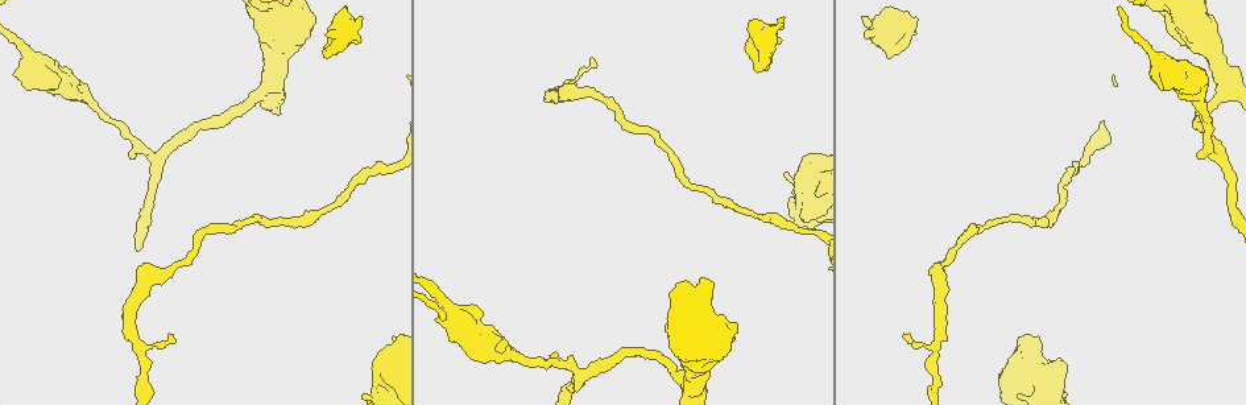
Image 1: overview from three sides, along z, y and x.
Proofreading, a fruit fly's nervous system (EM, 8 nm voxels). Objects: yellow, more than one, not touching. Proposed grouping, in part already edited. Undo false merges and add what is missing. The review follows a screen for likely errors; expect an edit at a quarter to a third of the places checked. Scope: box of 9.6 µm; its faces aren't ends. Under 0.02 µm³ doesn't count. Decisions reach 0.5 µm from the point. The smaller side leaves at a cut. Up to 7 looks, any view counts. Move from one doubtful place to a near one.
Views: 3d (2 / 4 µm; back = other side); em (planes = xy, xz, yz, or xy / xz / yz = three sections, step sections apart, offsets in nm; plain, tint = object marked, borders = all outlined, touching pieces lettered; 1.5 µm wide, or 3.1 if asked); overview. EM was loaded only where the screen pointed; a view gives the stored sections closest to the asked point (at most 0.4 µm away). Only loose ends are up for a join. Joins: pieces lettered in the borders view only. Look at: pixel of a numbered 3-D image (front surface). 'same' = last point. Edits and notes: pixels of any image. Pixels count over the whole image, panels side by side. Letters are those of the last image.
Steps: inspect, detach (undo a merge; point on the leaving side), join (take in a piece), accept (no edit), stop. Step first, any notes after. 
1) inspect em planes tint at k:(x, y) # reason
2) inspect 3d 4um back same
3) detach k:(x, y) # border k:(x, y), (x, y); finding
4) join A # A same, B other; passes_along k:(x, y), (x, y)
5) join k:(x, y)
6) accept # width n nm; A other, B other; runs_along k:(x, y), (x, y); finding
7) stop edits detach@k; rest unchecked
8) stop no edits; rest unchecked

inspect em planes borders at 1:(592, 59) # free end

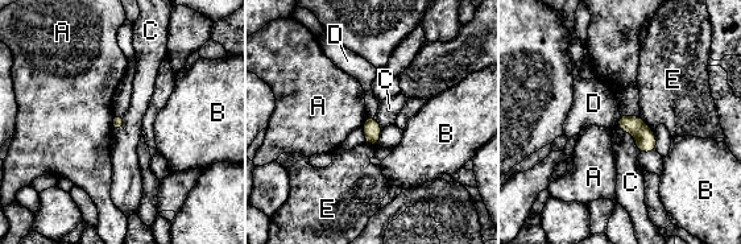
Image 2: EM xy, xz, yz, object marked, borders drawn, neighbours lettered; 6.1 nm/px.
accept # width 80 nm; A other, B other, C other, D other, E other; border 2:(616, 127), (633, 137), (640, 152); no lettered piece goes on from it

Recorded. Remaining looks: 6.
inspect 3d 4um at 1:(804, 219) # free end

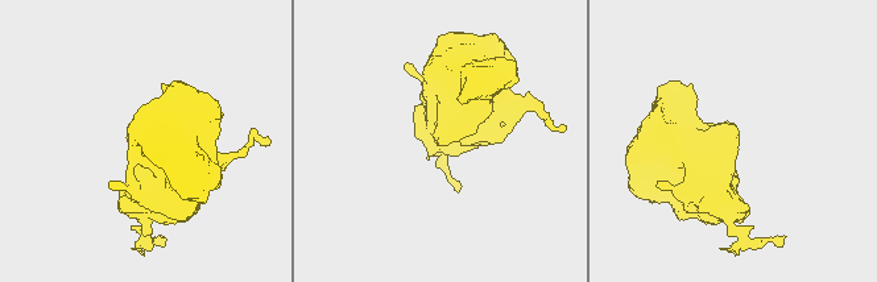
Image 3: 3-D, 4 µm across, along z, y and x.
inspect em planes borders at 3:(438, 142) # shape alone is not enough

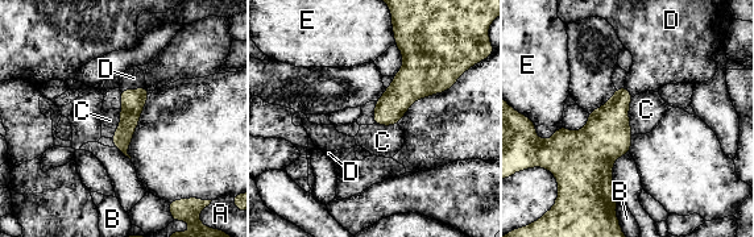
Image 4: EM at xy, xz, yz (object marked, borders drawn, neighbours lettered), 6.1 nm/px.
join D # longest_contact C 240 nm; A other, B other, C other, D same, E other; passes_along 4:(132, 100), (132, 90), (133, 78); it goes on there

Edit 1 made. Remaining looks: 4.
inspect overview

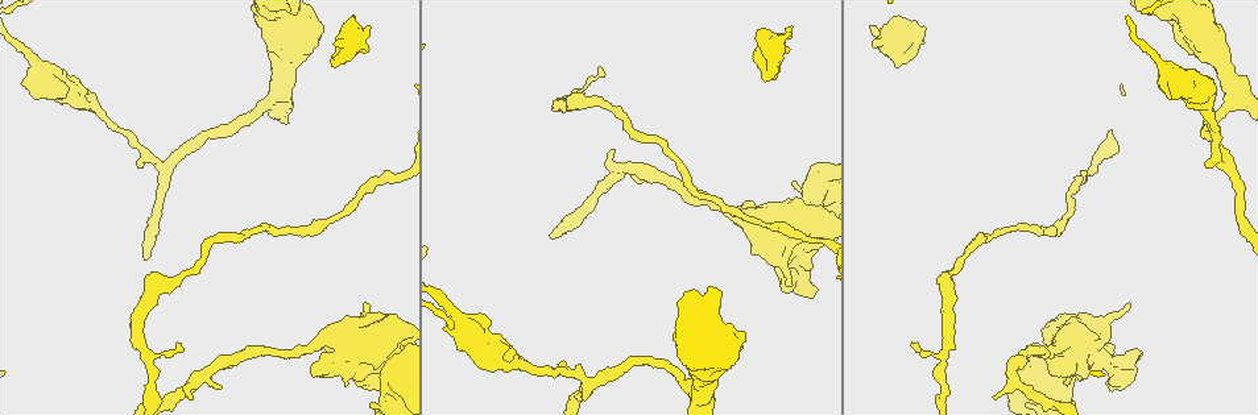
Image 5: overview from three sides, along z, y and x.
inspect em planes plain at 5:(590, 383) # arms part here

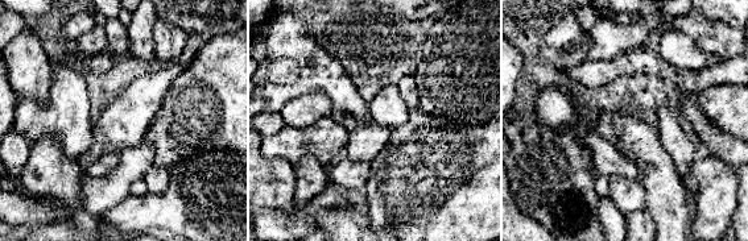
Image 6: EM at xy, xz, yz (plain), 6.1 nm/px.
inspect em planes tint same # with the object marked

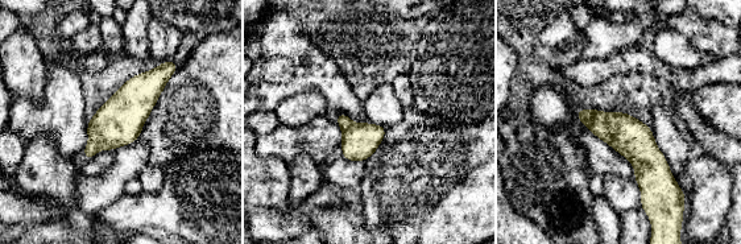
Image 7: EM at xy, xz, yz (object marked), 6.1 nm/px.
inspect em planes borders same

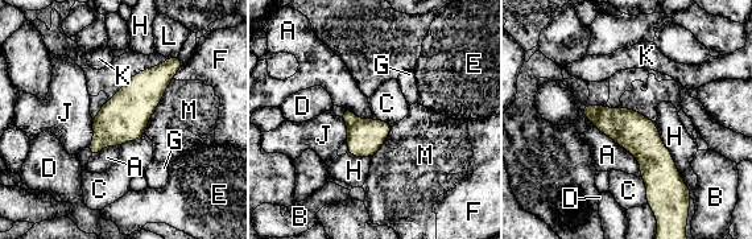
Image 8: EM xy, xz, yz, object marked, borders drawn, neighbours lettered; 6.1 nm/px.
accept # A other, B other, C other, D other, E other, F other, G other, H other, J other, K other, L other, M other; runs_along 8:(174, 60), (93, 151); all the same cell

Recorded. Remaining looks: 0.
stop edits join@4; rest unchecked

